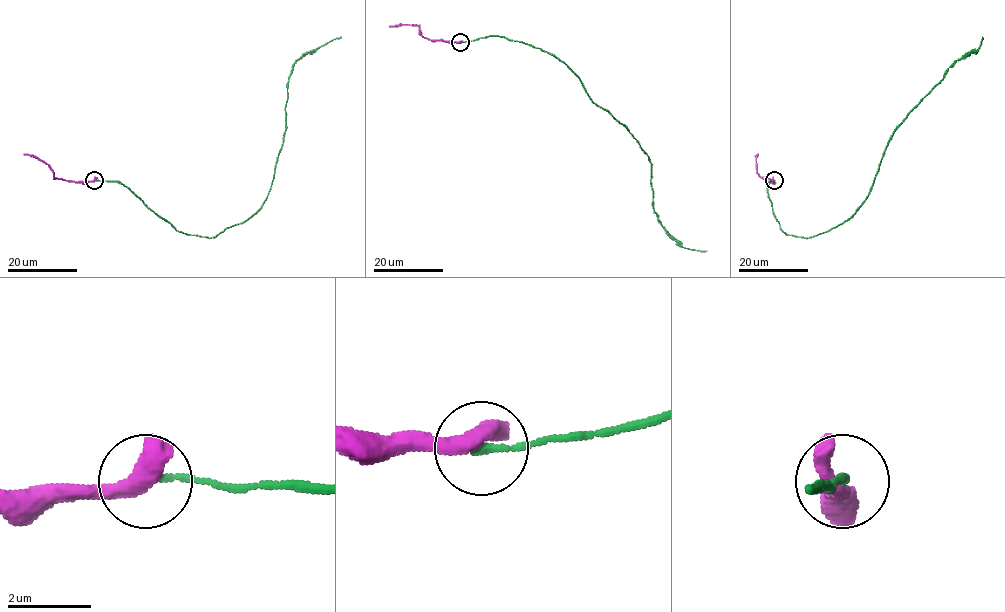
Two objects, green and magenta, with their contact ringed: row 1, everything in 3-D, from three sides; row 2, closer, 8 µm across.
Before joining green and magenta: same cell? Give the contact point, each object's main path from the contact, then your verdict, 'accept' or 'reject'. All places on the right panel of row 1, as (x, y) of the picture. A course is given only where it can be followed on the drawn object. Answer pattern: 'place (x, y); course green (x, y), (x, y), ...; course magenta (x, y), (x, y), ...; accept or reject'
place (774, 180); course green (774, 181), (768, 197), (786, 234), (811, 237), (843, 223), (865, 199), (894, 130), (982, 37); course magenta (774, 181), (763, 178), (757, 172), (758, 154); reject

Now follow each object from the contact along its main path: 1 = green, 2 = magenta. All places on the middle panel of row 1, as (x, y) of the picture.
1: (460, 42), (504, 36), (554, 54), (648, 156), (659, 222), (683, 247), (707, 251)
2: (460, 42), (431, 40), (421, 34), (418, 26), (389, 26)

